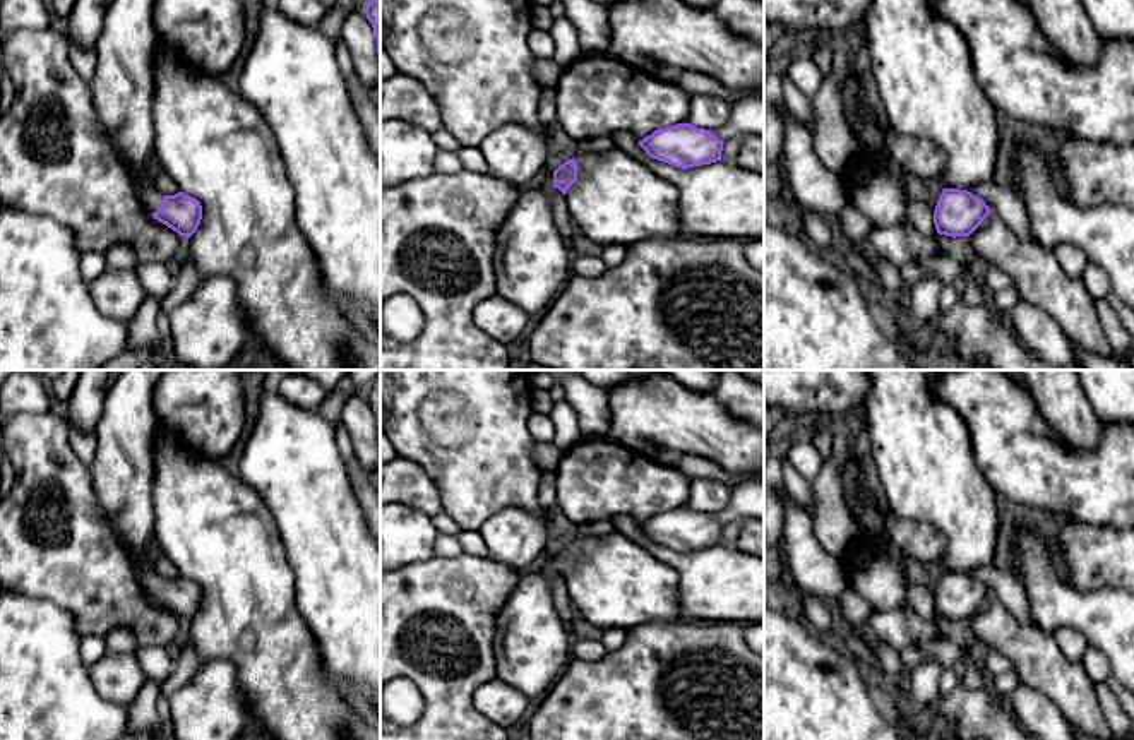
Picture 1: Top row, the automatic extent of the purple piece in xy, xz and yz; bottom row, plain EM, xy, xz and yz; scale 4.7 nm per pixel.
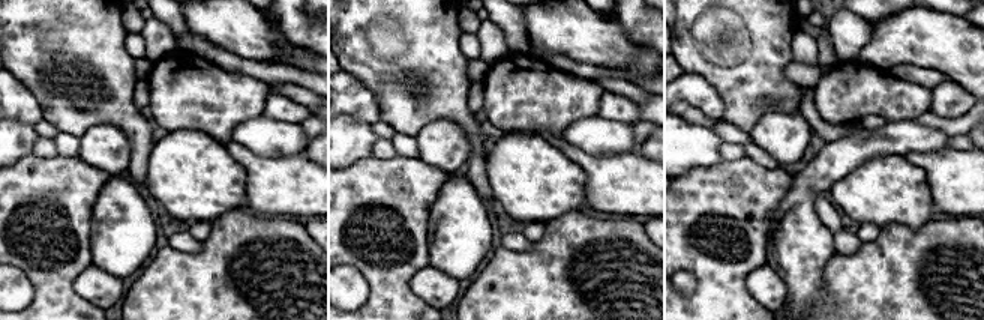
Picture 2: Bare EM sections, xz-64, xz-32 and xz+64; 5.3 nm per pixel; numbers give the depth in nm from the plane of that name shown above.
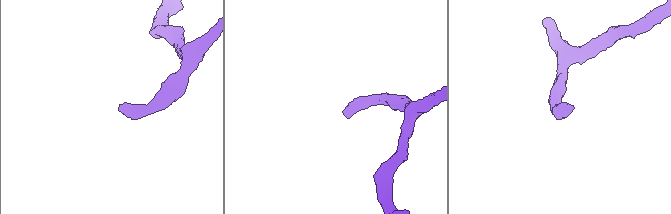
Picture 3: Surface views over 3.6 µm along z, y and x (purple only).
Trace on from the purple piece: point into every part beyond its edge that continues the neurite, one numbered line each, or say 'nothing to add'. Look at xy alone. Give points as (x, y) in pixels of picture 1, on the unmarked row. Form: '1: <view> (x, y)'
1: xy (149, 579)

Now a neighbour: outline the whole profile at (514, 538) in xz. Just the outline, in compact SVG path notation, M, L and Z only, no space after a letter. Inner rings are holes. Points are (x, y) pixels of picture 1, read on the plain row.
M505 507L483 521L481 534L492 560L521 570L548 545L548 524L522 509Z

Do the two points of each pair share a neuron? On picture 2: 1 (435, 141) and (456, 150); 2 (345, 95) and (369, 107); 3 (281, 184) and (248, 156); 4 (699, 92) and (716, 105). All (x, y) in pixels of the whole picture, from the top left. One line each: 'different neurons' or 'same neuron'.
1: same neuron
2: same neuron
3: same neuron
4: same neuron

